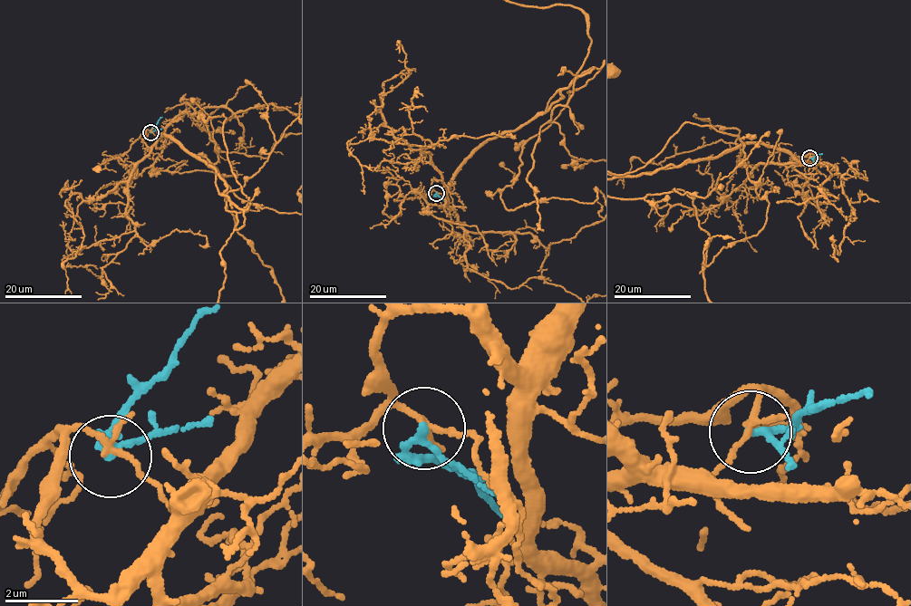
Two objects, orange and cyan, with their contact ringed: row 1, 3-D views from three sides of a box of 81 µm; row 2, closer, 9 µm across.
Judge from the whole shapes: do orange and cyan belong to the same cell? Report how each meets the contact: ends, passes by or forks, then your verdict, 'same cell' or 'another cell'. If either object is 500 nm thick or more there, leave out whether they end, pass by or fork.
orange forks | cyan passes by | another cell

